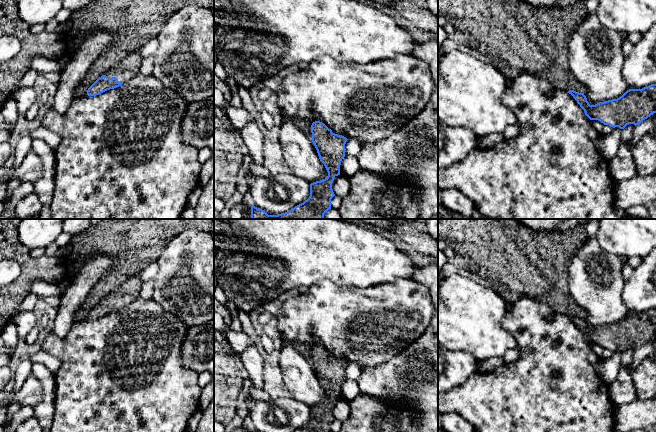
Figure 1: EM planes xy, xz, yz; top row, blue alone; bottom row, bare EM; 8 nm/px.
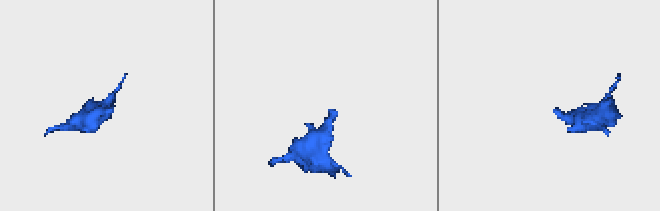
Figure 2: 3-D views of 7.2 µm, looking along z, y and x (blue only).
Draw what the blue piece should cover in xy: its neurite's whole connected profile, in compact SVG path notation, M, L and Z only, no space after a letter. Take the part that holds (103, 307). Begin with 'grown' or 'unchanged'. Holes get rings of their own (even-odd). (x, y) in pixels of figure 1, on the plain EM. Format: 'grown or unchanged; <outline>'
grown; M139 274L130 277L114 291L99 301L87 314L88 320L96 320L117 312L139 297L142 282Z

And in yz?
unchanged; M656 308L642 313L629 313L617 323L590 329L583 317L569 314L585 339L590 344L598 344L604 349L624 353L629 348L635 350L656 337Z

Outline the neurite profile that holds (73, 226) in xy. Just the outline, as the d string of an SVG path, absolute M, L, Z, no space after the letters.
M64 219L62 230L75 236L85 232L91 225L89 219Z

